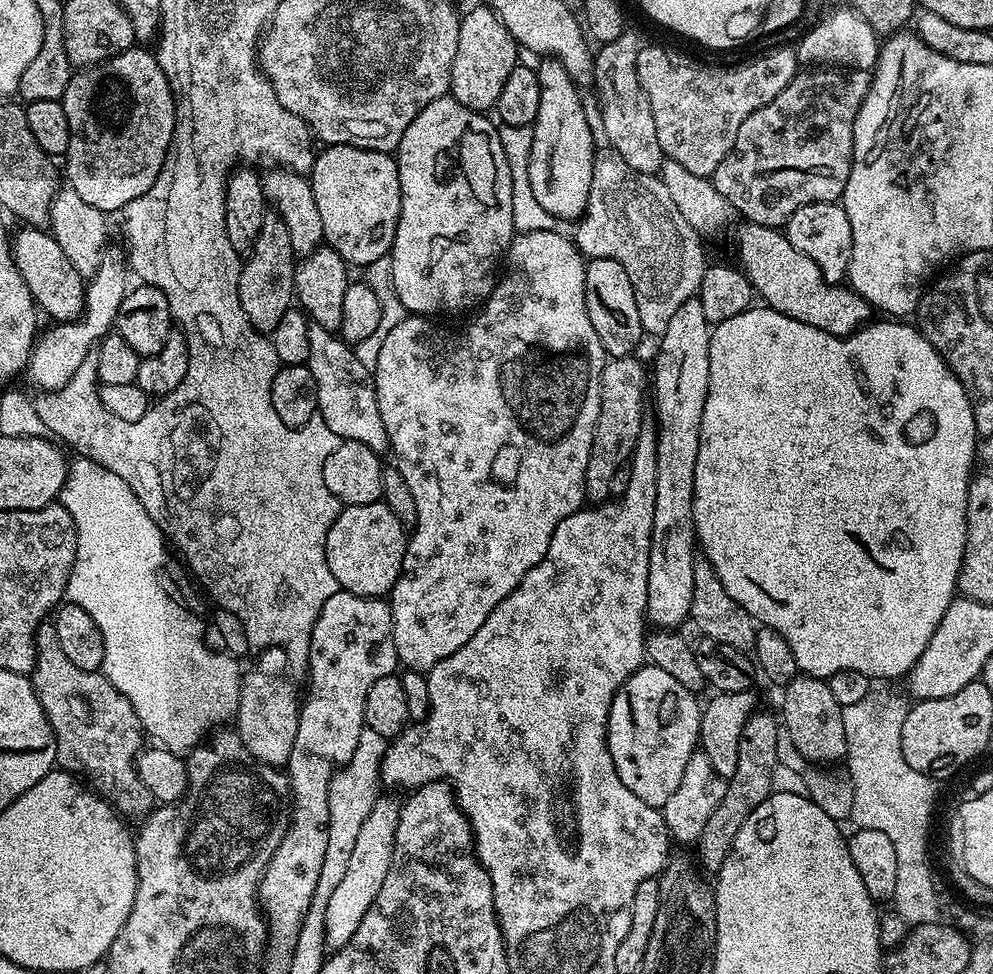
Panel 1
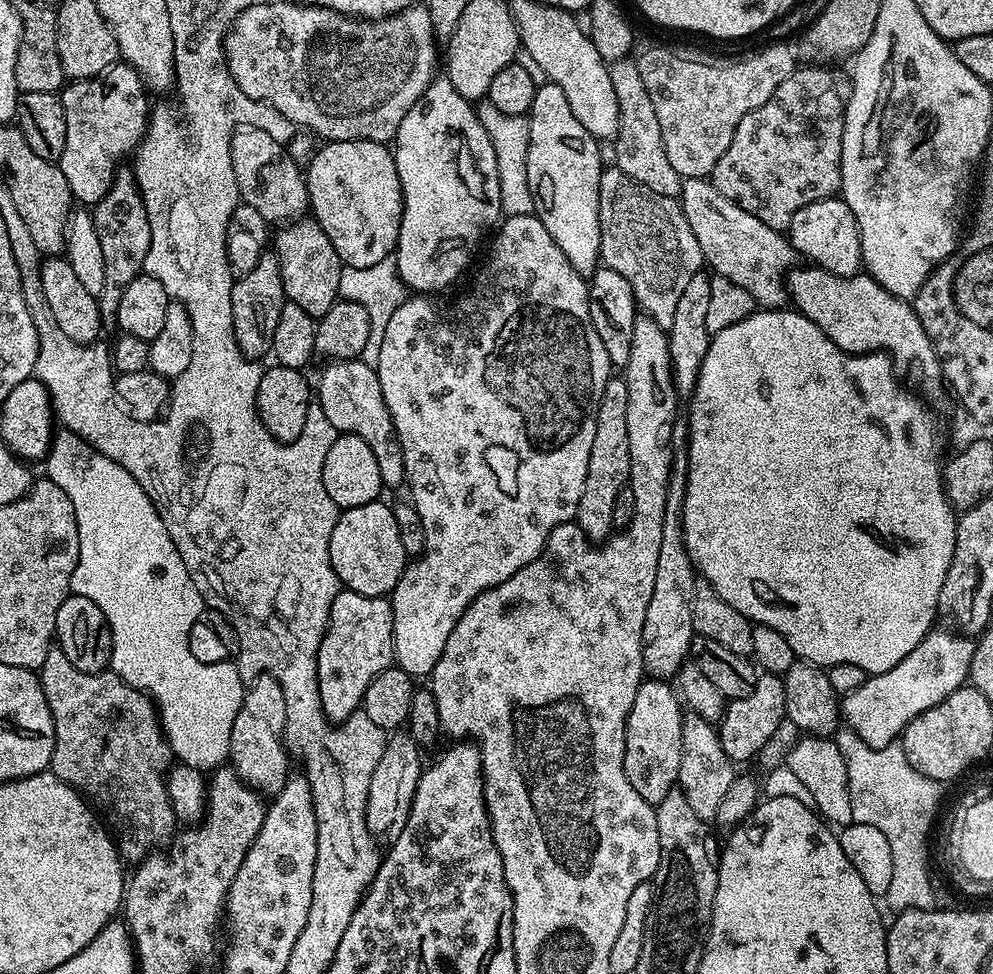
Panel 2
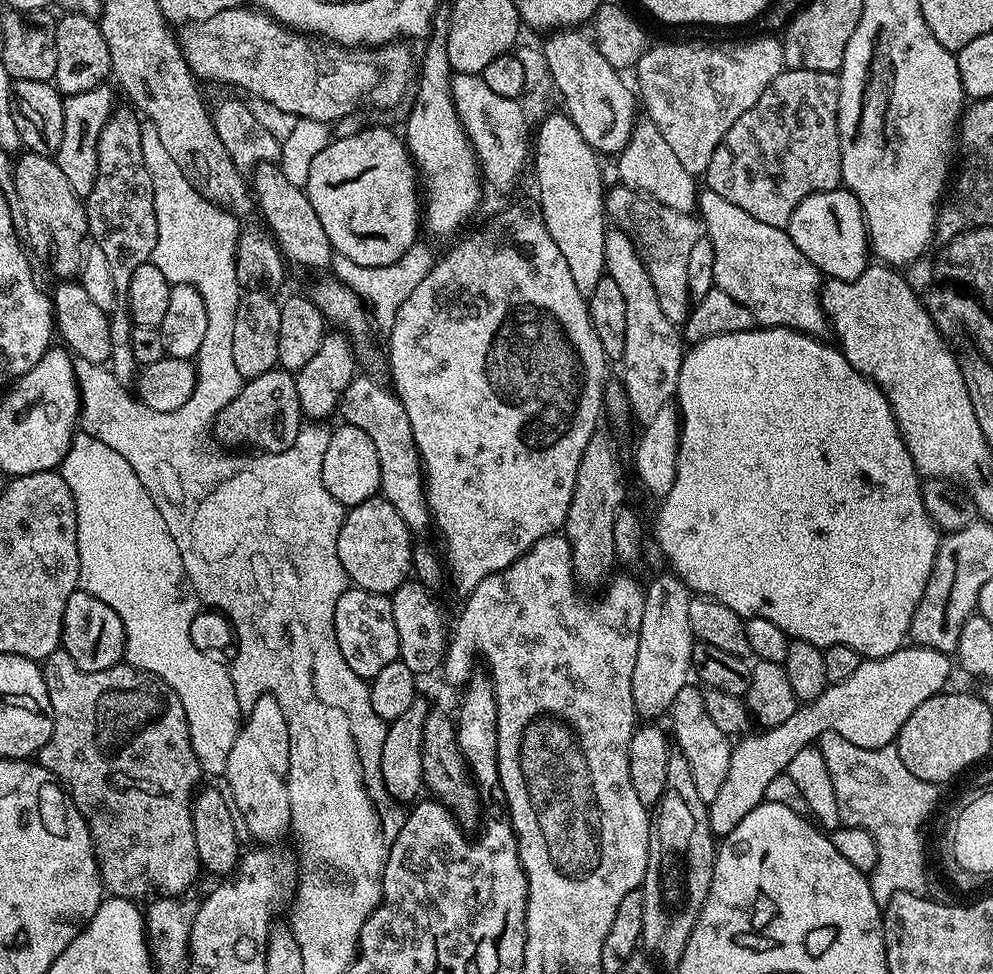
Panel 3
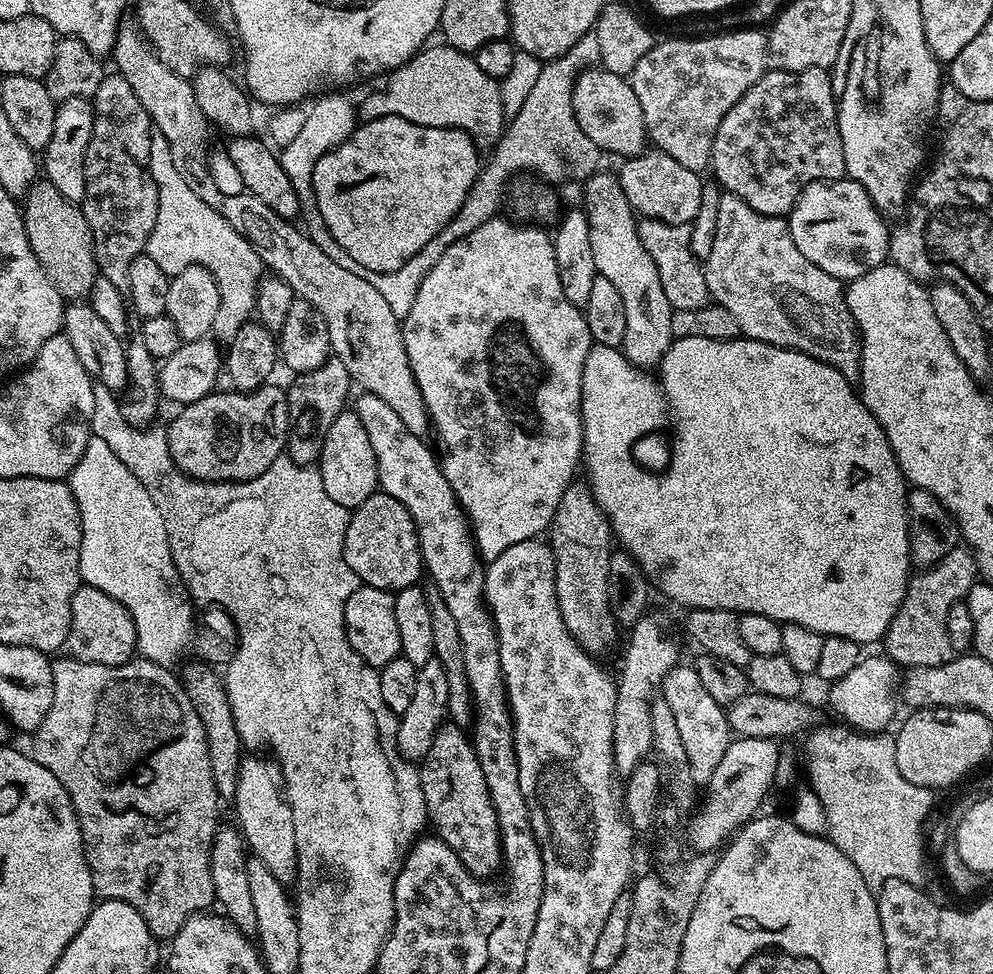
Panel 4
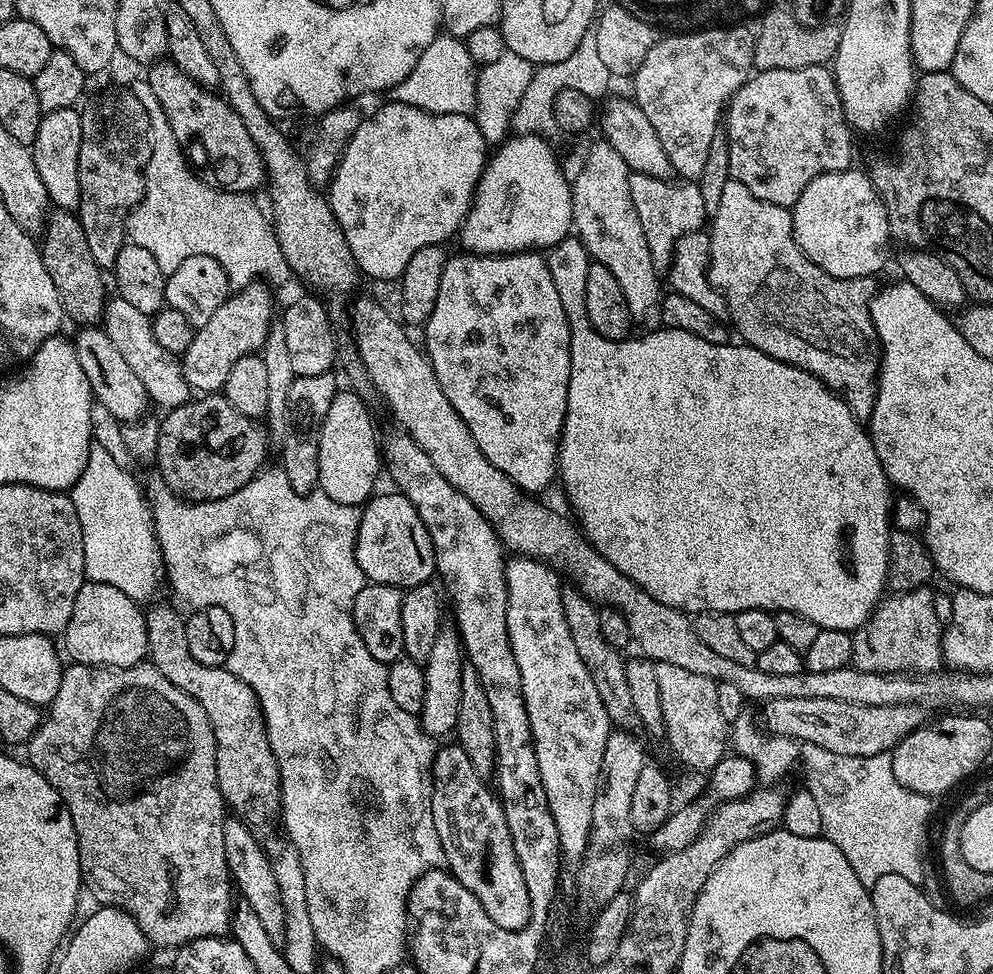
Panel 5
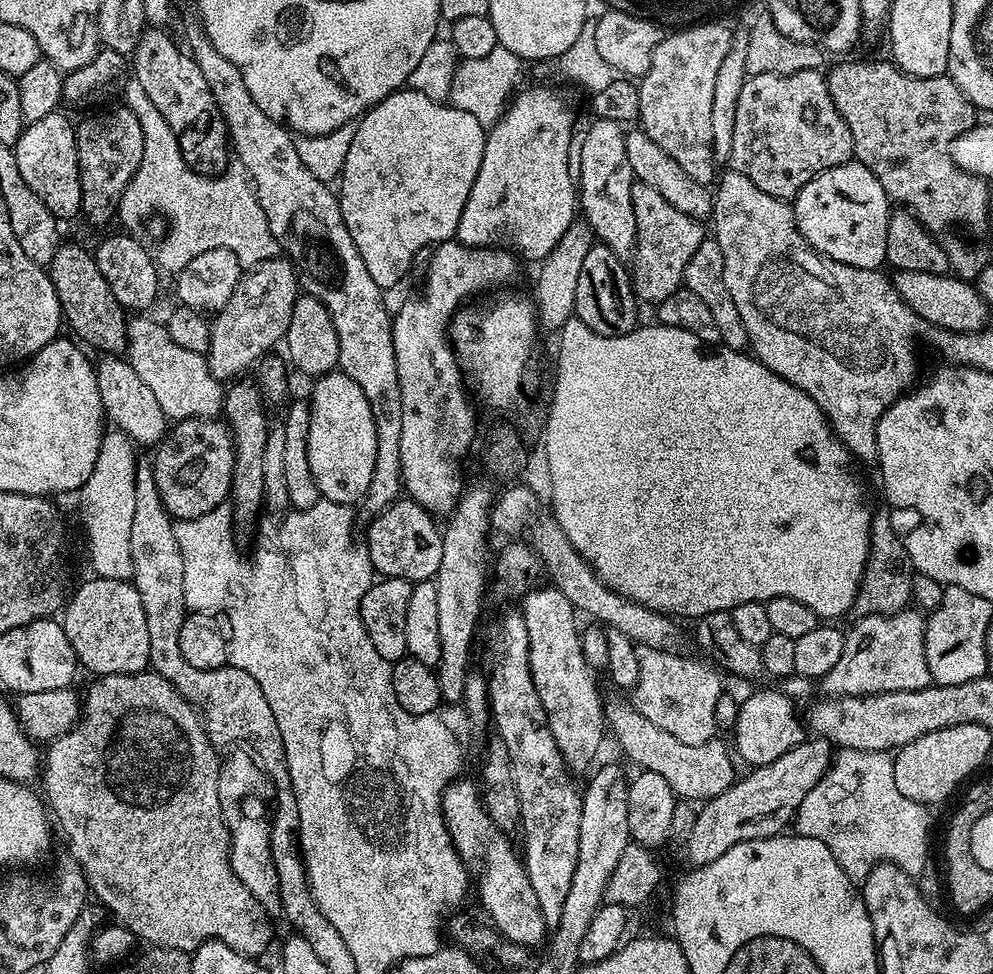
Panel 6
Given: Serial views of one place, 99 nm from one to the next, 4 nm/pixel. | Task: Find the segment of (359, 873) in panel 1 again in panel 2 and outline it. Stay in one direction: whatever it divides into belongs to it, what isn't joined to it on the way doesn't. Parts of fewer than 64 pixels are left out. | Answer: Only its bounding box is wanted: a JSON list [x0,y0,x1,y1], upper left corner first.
[362,730,422,838]

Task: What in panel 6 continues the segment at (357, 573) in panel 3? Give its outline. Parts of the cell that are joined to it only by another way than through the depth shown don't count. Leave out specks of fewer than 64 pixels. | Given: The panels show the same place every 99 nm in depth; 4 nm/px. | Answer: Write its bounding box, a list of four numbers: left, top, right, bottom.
[366,498,442,581]

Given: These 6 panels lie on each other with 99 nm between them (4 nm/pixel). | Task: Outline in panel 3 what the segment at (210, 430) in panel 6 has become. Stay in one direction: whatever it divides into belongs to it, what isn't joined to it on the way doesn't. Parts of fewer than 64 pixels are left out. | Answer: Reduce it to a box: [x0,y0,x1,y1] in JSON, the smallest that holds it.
[214,366,302,452]

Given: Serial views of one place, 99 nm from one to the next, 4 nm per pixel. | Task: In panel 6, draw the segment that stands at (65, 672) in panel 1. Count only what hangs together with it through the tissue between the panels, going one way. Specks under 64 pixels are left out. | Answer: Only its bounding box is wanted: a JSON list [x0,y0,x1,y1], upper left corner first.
[42,670,273,958]

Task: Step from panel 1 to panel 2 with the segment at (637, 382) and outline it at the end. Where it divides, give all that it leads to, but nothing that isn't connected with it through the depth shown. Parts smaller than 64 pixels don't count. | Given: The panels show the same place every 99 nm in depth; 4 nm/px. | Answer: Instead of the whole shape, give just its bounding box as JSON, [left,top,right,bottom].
[574,375,630,542]

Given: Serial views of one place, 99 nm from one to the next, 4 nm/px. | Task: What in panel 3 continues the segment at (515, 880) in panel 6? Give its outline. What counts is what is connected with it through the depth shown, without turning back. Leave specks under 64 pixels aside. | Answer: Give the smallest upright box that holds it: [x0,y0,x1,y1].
[422,710,478,825]

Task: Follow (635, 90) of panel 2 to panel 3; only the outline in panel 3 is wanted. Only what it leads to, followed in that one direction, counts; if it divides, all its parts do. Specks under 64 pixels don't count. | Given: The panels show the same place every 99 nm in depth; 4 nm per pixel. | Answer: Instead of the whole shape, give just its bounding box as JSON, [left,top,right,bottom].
[616,118,698,213]

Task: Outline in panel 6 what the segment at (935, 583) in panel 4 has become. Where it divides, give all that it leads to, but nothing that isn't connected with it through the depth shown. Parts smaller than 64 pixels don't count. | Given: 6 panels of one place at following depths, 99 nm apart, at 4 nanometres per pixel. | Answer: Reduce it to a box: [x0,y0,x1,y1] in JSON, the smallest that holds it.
[822,610,933,696]

